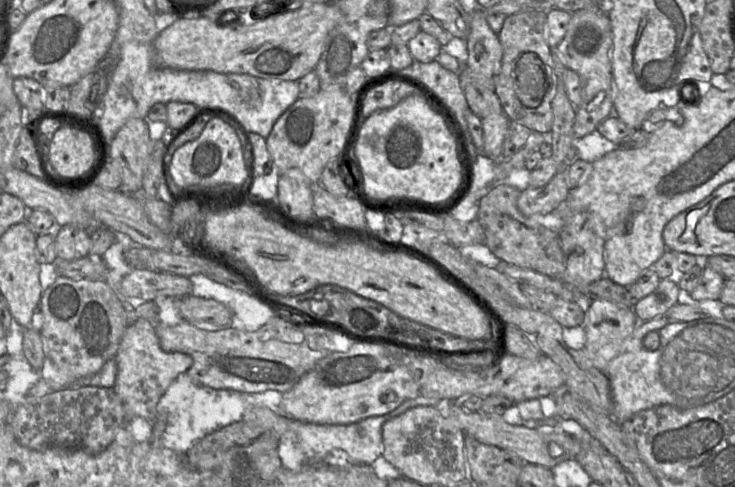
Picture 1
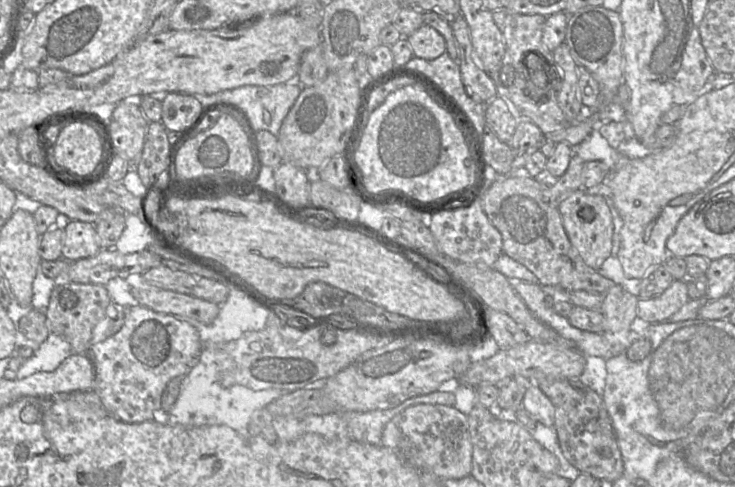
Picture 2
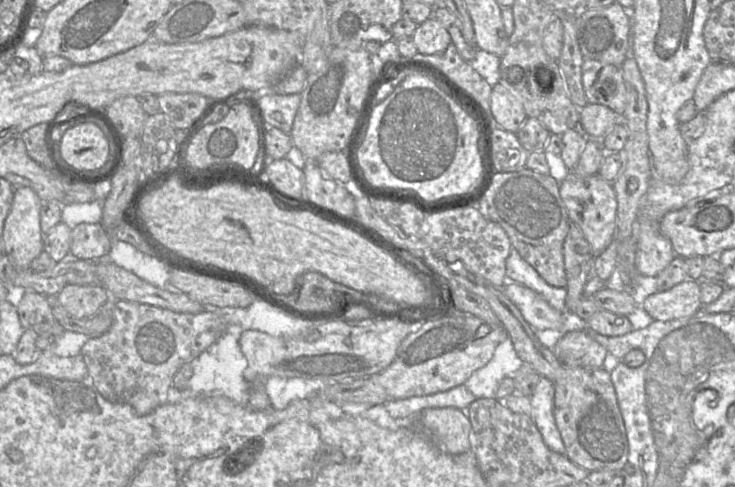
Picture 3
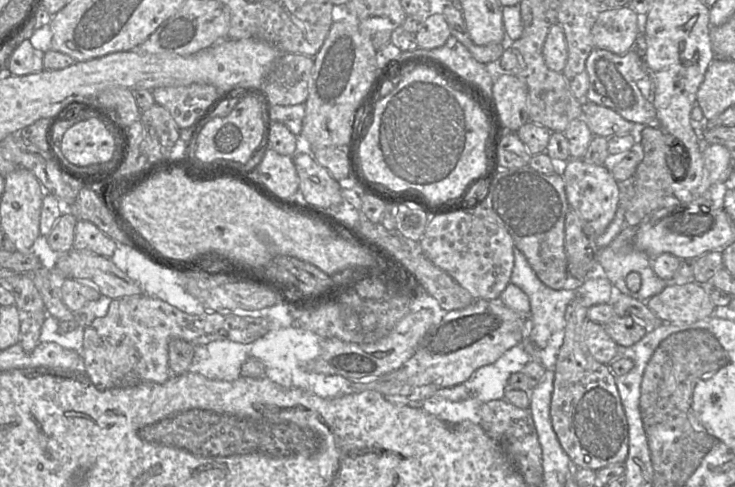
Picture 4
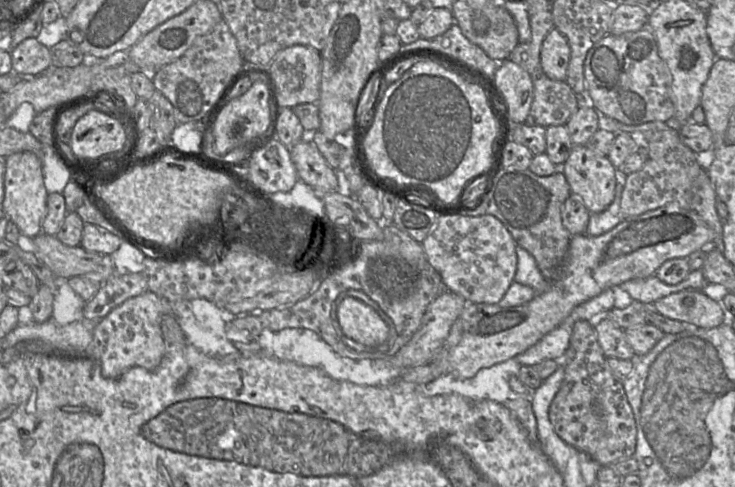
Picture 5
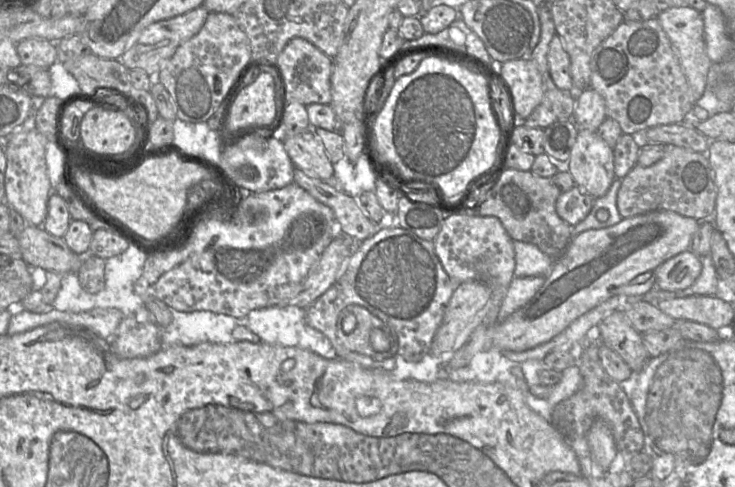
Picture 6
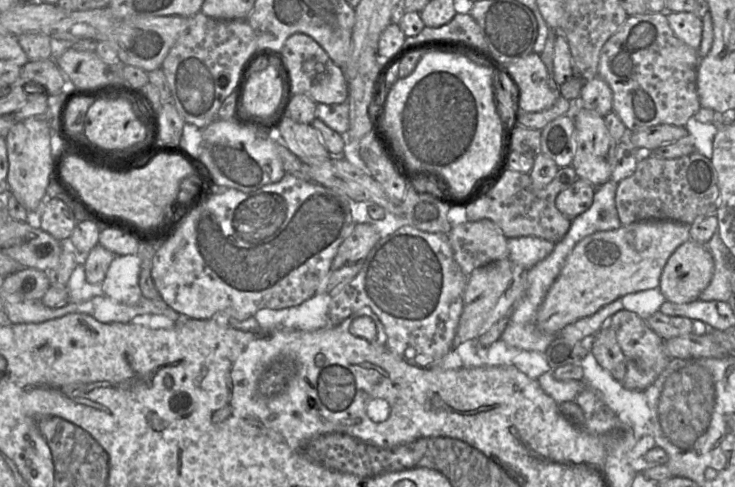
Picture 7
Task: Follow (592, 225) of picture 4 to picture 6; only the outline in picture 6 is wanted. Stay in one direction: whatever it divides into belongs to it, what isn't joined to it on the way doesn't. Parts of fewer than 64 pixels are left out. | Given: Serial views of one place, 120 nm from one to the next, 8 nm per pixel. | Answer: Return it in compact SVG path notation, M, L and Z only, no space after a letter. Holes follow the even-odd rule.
M578 130L578 135L571 149L565 168L572 175L575 185L593 198L607 193L615 177L614 151L597 133L597 131Z

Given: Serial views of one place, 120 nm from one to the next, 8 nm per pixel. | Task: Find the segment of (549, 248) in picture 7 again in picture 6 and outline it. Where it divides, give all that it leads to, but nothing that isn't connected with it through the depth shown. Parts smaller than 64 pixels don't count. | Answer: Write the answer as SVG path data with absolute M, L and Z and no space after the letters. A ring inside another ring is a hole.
M513 241L513 248L515 277L547 276L555 262L533 244Z

